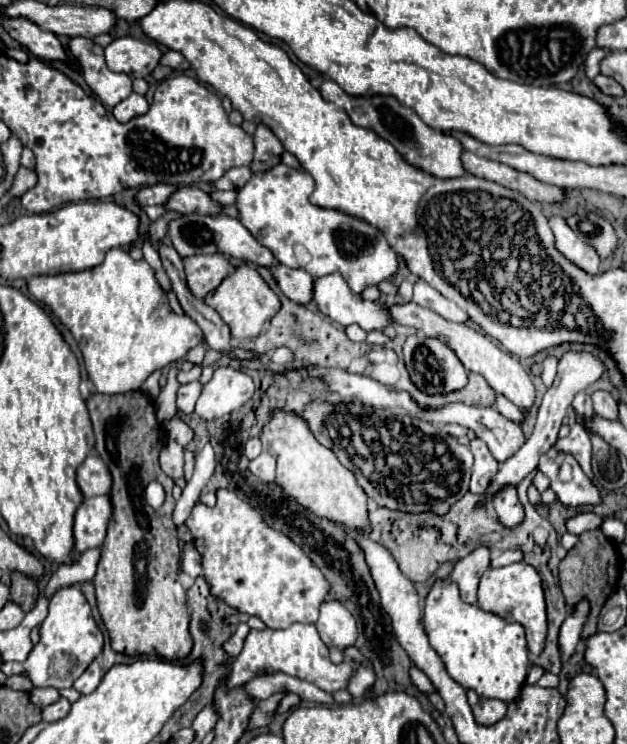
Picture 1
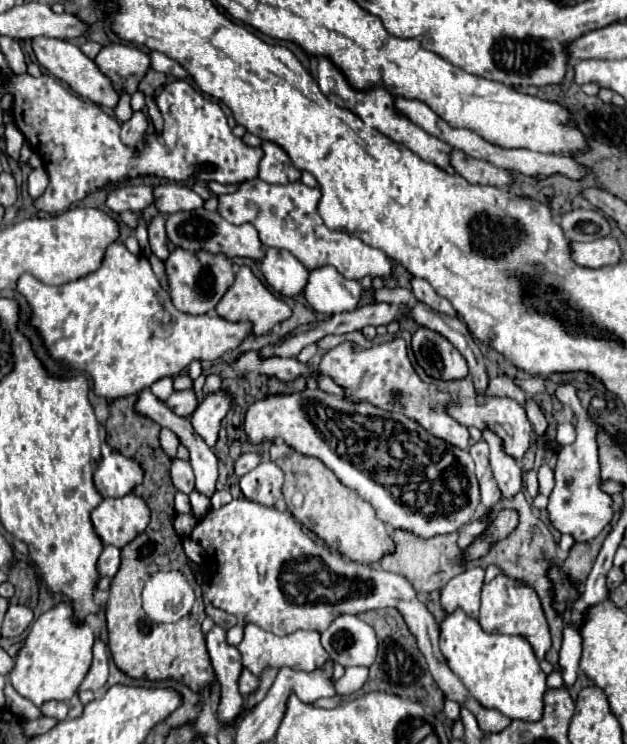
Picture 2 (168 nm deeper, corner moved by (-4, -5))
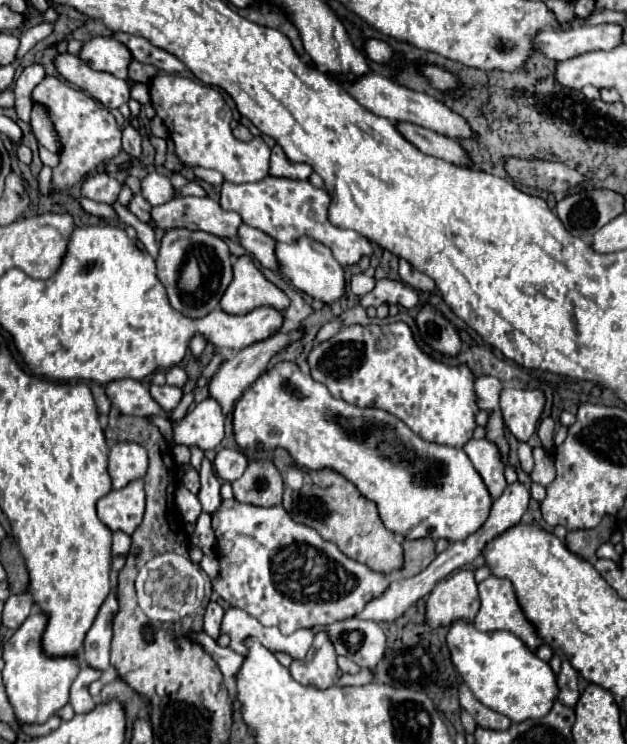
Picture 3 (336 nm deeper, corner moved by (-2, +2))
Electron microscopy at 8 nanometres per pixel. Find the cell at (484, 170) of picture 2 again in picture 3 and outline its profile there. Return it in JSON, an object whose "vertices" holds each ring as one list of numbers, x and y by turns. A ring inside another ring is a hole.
{"vertices":[[398,123,398,131,426,155,444,159,458,167,472,167,466,149,450,137,442,137,442,135,438,135,430,129,424,129,420,125,414,125,414,123]]}

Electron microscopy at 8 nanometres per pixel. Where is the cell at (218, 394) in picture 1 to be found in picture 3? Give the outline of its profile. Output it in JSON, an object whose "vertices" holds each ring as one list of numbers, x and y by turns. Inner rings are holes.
{"vertices":[[212,397,204,399,186,413,186,417,174,425,176,445,198,445,202,451,214,449,224,439,224,417,218,401]]}

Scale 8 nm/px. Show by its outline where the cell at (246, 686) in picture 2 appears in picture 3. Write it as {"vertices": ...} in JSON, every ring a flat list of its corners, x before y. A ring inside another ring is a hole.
{"vertices":[[198,633,192,639,198,641,198,643,202,643,202,647,212,655,212,659,218,663,218,667,220,667,220,671,222,671,222,675,226,679,228,677,236,679,236,675,238,675,238,671,240,671,240,667,244,663,244,657,242,655,234,653,230,647,220,647,214,639,206,637,206,633]]}

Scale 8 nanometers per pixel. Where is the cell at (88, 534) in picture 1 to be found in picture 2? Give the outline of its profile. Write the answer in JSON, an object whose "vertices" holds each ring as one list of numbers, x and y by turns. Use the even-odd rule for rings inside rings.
{"vertices":[[136,494,122,498,104,498,92,512,92,524,104,544,124,548,132,542,150,520,150,508]]}

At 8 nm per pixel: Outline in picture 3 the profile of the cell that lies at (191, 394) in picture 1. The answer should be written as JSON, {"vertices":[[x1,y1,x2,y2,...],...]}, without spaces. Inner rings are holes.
{"vertices":[[150,385,150,395,154,397,154,401,158,401,158,405,162,405,162,409,172,411,182,399,182,389,172,385]]}

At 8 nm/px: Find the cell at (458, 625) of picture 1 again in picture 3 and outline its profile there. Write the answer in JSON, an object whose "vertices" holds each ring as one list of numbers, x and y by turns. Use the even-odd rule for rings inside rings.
{"vertices":[[458,619,448,629,446,645,456,671,482,705,510,717,512,723,544,717,552,709,558,695,556,675,510,631,482,633,472,623]]}

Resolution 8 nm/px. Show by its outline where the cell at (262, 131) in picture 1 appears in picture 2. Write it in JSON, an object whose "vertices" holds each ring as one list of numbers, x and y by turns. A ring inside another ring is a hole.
{"vertices":[[262,142,264,158,260,162,260,178,270,184,290,184,300,180,300,170,294,168,288,154,274,142]]}

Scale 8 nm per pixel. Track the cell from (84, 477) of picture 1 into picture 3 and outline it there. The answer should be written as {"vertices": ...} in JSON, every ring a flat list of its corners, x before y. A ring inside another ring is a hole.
{"vertices":[[116,443,108,455,108,473,114,489,126,487,130,481,144,477,148,469,146,449,138,443]]}

